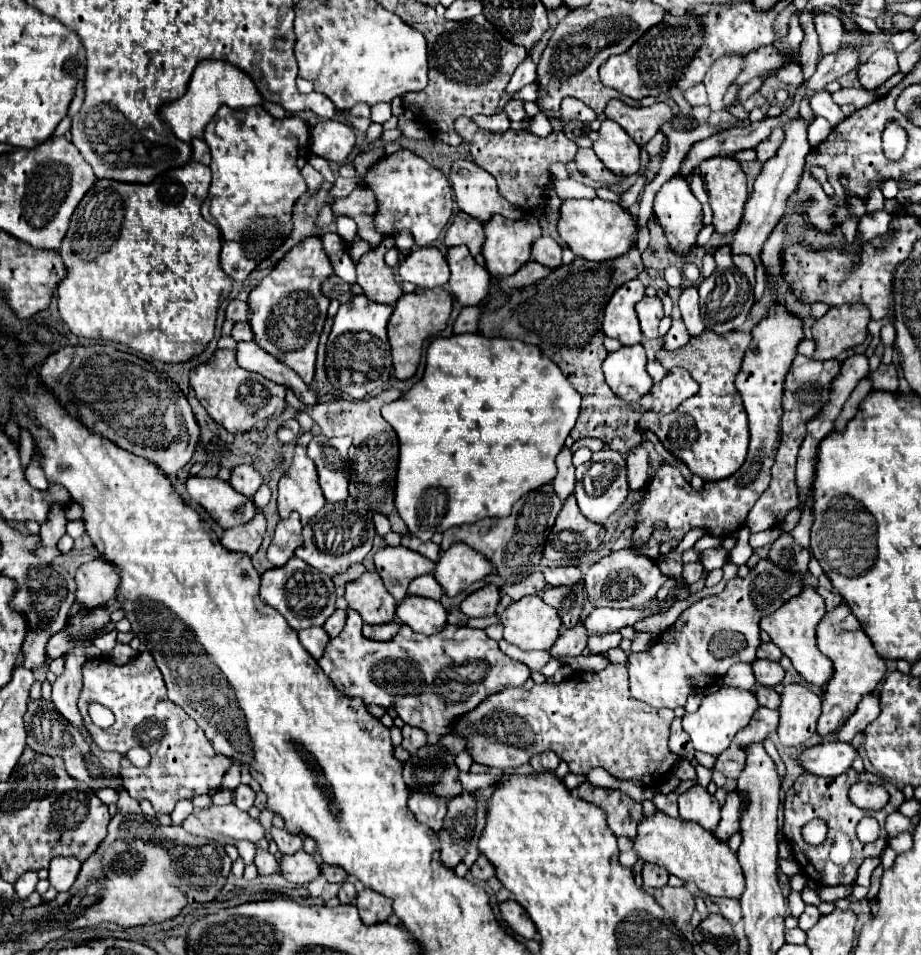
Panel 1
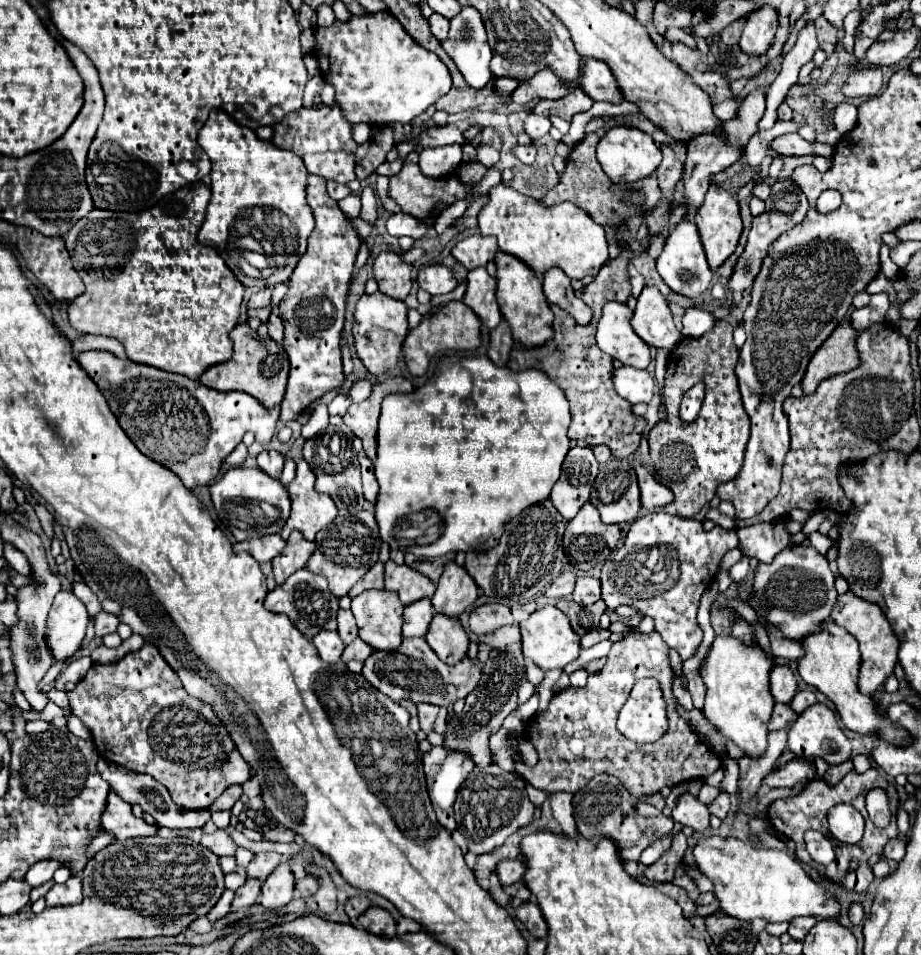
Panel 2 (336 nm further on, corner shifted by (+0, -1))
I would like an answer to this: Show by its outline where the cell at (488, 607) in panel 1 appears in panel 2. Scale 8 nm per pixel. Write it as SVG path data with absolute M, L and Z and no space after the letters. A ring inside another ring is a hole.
M488 603L488 605L480 605L470 613L470 631L474 635L486 635L486 633L494 633L496 629L510 625L512 613L510 607L500 605L500 603Z

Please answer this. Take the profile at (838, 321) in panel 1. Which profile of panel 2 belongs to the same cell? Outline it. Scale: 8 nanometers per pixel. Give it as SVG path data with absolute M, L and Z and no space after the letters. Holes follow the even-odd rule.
M840 325L808 363L806 375L802 379L804 395L814 393L824 379L852 371L856 369L856 365L860 365L856 351L856 331L850 325Z

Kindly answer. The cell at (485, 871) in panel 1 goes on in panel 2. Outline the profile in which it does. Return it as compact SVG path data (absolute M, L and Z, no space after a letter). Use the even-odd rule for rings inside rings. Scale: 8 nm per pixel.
M518 859L518 861L502 861L502 863L498 865L496 873L498 873L502 885L512 885L512 883L516 883L516 881L520 881L520 879L524 877L526 865L524 865L524 861L520 861L520 859Z

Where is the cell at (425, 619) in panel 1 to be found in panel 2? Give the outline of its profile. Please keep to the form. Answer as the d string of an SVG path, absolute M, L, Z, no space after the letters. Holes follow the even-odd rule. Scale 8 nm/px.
M434 615L430 631L426 633L426 641L446 665L456 665L468 655L470 639L456 617L452 619L444 615Z

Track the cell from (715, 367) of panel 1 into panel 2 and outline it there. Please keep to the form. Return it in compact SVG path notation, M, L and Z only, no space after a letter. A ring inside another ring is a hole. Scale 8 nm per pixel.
M720 321L700 339L682 339L668 355L668 371L664 381L668 419L656 423L656 427L650 431L648 443L660 481L674 491L674 505L680 517L694 517L700 513L700 509L716 495L716 487L732 481L742 469L744 451L750 437L750 419L740 399L734 373L736 361L738 349L732 341L732 325L728 321ZM698 381L704 381L706 397L698 417L692 423L684 423L680 421L678 413L680 401L684 391Z

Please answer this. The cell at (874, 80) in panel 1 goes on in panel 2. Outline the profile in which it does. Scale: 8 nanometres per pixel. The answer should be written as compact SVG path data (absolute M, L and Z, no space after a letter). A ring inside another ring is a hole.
M878 67L874 69L860 69L854 71L846 83L842 85L842 95L856 99L856 97L874 97L880 93L882 87L882 73Z

